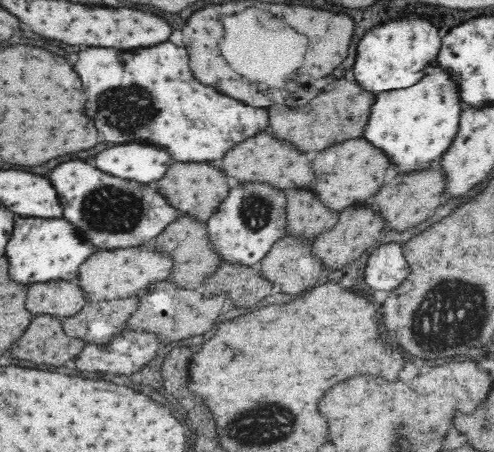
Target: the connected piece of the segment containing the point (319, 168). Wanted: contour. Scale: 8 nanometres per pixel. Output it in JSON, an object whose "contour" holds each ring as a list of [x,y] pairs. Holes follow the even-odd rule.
{"contour":[[[364,138],[348,140],[342,144],[336,144],[324,152],[318,152],[312,160],[312,170],[314,170],[314,196],[328,209],[340,212],[344,208],[356,206],[358,202],[365,204],[364,200],[372,198],[374,192],[384,184],[384,178],[368,178],[368,172],[384,172],[386,160],[372,150]],[[352,178],[352,180],[350,180]]]}

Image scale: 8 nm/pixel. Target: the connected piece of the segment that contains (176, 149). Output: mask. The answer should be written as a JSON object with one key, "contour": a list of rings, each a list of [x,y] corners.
{"contour":[[[162,42],[162,44],[152,46],[152,48],[126,50],[126,52],[114,50],[114,48],[88,48],[88,50],[82,50],[78,54],[78,62],[74,64],[74,70],[78,72],[78,76],[82,80],[82,88],[84,88],[84,94],[86,94],[86,112],[94,120],[96,128],[104,134],[106,142],[116,142],[116,144],[122,144],[122,142],[150,142],[150,144],[156,144],[156,146],[162,146],[164,150],[168,150],[168,154],[178,162],[210,162],[210,160],[220,160],[228,150],[232,150],[234,146],[238,146],[246,138],[252,138],[252,136],[260,134],[262,130],[266,130],[264,122],[266,122],[268,116],[266,116],[266,112],[262,112],[262,108],[250,108],[250,106],[238,102],[238,100],[232,100],[228,96],[218,94],[214,88],[202,86],[190,72],[188,52],[182,46],[176,46],[172,42]]]}

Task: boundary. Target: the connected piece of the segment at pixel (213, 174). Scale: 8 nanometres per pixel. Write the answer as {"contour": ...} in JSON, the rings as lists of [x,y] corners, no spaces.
{"contour":[[[172,164],[164,174],[164,178],[156,182],[156,188],[166,198],[166,202],[170,202],[170,206],[174,206],[178,212],[184,212],[186,216],[198,222],[206,222],[212,210],[228,194],[224,174],[208,164]]]}

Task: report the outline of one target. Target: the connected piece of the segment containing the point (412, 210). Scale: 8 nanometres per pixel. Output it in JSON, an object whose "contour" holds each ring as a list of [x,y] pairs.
{"contour":[[[432,170],[414,172],[408,176],[398,174],[392,182],[388,182],[388,184],[384,184],[384,188],[380,188],[380,192],[374,196],[374,204],[372,204],[372,200],[369,203],[372,206],[371,209],[384,218],[385,229],[404,232],[434,214],[434,210],[440,206],[442,188],[444,188],[444,182],[442,182],[440,170],[438,172],[432,172]]]}

